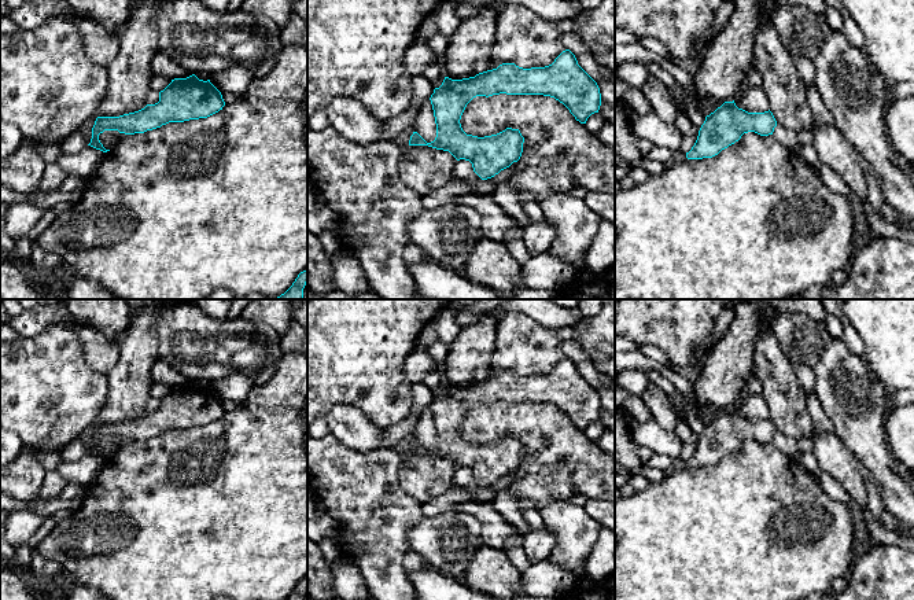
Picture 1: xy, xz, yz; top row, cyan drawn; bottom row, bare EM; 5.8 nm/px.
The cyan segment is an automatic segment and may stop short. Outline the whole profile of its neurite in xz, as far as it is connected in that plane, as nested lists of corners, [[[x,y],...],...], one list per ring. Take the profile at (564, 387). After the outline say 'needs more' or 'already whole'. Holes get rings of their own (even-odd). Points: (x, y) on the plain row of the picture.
[[[565,357],[545,375],[523,376],[515,371],[502,371],[469,386],[445,384],[430,405],[436,431],[435,448],[427,450],[413,439],[409,453],[449,459],[457,468],[469,468],[482,487],[494,485],[520,467],[524,445],[519,437],[512,435],[484,445],[467,442],[460,427],[473,405],[500,401],[554,405],[581,431],[586,431],[601,413],[597,390],[578,372],[575,362]]]; already whole

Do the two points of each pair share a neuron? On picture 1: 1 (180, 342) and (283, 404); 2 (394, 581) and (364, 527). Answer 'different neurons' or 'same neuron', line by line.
1: different neurons
2: same neuron

